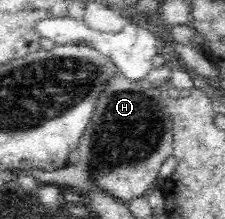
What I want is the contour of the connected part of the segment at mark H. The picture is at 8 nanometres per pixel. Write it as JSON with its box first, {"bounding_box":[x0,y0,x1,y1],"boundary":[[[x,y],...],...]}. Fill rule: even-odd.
{"bounding_box":[31,67,173,203],"boundary":[[[116,67],[108,74],[96,102],[92,106],[89,123],[81,135],[79,145],[80,162],[76,167],[67,166],[56,171],[40,171],[32,169],[31,174],[38,183],[43,185],[66,185],[74,192],[82,194],[87,190],[89,183],[94,183],[126,203],[134,196],[145,196],[159,177],[159,169],[165,159],[172,156],[173,152],[173,119],[170,115],[170,104],[163,101],[158,89],[149,86],[145,81],[132,82],[128,80]]]}

